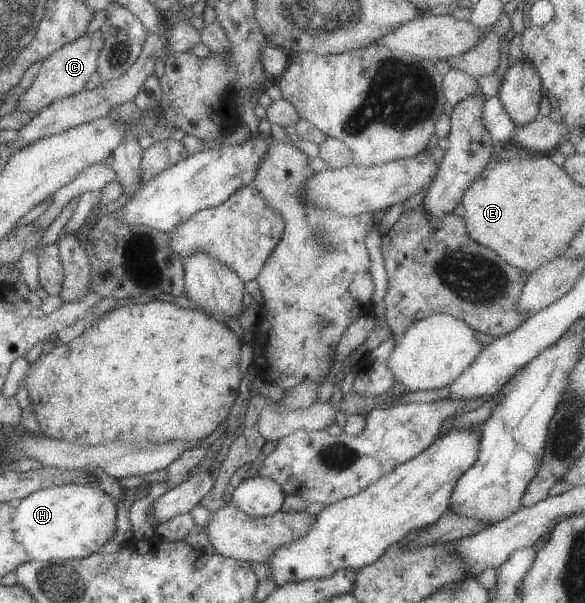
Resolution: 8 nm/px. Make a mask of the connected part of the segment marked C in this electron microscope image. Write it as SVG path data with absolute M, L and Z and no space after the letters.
M102 32L87 33L63 48L56 50L54 54L46 58L40 66L40 72L30 88L20 96L17 111L19 113L32 114L50 106L56 100L68 98L83 92L94 83L98 70L99 53L104 47Z

